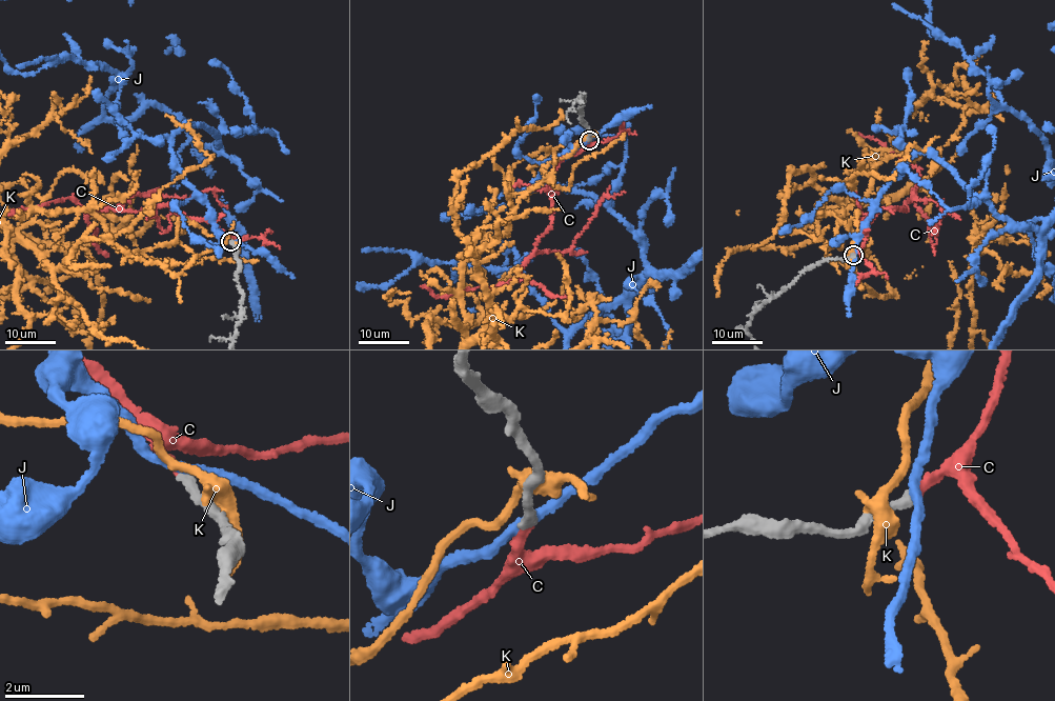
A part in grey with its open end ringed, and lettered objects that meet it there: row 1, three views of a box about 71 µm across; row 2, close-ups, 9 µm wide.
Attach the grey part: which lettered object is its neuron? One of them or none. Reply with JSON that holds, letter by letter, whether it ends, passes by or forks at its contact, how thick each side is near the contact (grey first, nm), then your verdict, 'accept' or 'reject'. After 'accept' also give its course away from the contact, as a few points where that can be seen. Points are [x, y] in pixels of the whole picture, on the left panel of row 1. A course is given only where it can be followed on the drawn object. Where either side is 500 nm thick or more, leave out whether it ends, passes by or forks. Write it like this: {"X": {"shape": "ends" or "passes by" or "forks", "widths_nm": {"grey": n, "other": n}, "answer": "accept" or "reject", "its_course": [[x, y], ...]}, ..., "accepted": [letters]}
{"C": {"shape": "ends", "widths_nm": {"grey": 240, "other": 240}, "answer": "accept", "its_course": [[230, 241], [209, 221], [185, 217], [166, 203], [145, 211], [120, 208], [87, 212], [69, 198], [9, 215]]}, "J": {"shape": "passes by", "widths_nm": {"grey": 240, "other": 220}, "answer": "reject"}, "K": {"shape": "passes by", "widths_nm": {"grey": 220, "other": 380}, "answer": "reject"}, "accepted": ["C"]}

